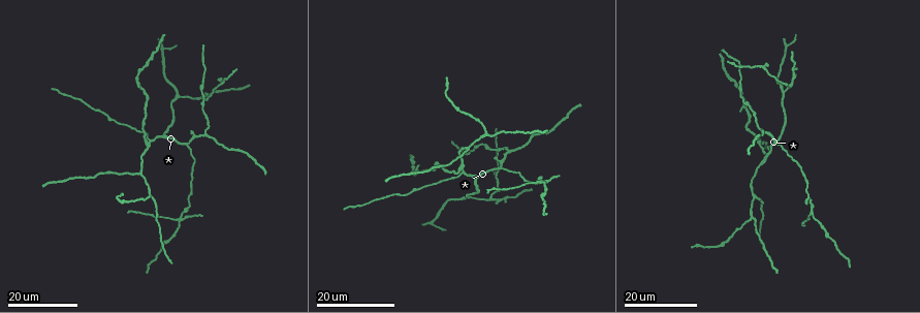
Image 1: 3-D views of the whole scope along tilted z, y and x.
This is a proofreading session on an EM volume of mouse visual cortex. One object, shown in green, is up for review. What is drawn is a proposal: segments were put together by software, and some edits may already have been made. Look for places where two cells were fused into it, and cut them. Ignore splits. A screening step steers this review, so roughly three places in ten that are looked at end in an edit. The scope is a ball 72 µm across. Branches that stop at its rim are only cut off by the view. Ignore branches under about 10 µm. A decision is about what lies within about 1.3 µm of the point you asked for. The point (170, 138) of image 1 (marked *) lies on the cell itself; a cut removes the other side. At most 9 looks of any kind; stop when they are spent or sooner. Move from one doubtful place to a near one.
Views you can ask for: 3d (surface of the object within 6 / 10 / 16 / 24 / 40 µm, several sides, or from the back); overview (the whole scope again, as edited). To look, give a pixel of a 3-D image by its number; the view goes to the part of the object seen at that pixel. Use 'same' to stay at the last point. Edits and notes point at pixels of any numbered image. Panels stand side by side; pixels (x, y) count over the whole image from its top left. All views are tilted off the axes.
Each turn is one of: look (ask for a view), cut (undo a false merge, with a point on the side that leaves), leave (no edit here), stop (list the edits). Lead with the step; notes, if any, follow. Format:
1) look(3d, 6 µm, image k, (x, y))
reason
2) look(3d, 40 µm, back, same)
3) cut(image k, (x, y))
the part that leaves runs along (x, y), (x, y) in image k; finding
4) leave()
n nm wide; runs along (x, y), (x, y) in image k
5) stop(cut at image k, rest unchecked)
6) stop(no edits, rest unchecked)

look(3d, 24 µm, image 1, (178, 97))
three-way junction

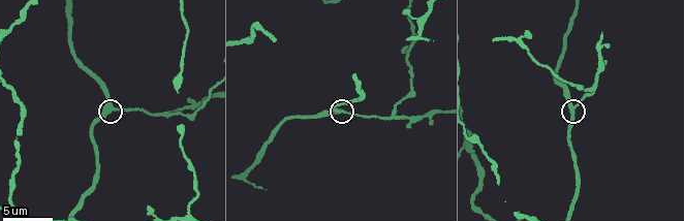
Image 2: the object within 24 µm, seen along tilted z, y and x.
look(3d, 6 µm, image 2, (574, 109))

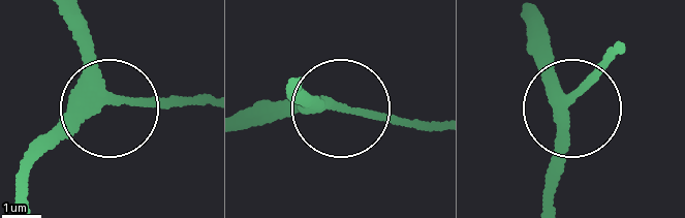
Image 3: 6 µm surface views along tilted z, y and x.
leave()
side arm 24 µm; runs along (27, 198), (30, 162), (107, 102), (64, 20) in image 3; all the same cell

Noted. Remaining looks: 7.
look(3d, 10 µm, image 2, (418, 40))
three arms meet

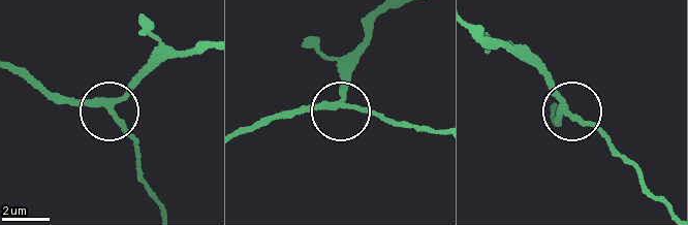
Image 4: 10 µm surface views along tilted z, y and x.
look(3d, 6 µm, image 4, (565, 111))

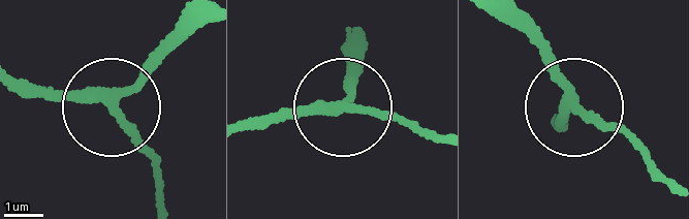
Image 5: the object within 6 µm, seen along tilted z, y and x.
leave()
side arm 39 µm; 3 arms; continuous, no second cell

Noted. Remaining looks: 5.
look(3d, 10 µm, image 2, (393, 113))
three arms meet

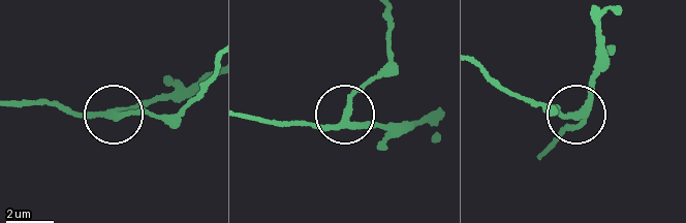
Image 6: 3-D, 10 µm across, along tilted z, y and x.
look(3d, 6 µm, image 6, (347, 113))
zoom in

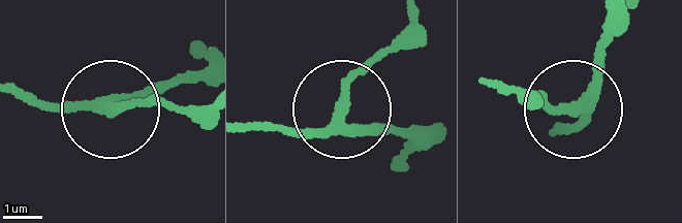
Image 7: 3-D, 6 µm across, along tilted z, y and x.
leave()
260 nm wide; one cell here

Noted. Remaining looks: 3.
look(3d, 10 µm, image 2, (508, 38))

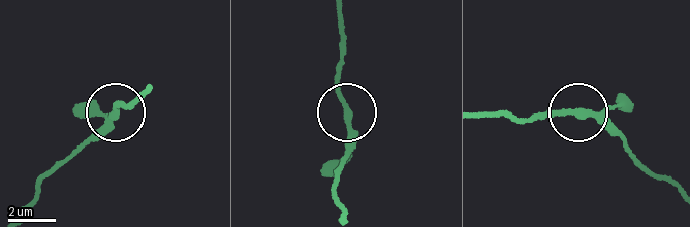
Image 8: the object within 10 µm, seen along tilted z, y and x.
look(3d, 6 µm, image 8, (114, 117))

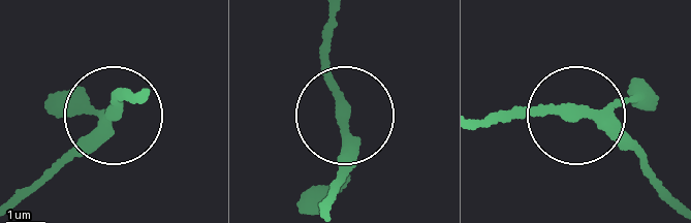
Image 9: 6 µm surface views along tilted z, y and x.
leave()
250 nm wide; runs along (325, 197), (346, 135), (330, 33) in image 9; all the same cell

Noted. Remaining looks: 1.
stop(no edits, rest unchecked)

